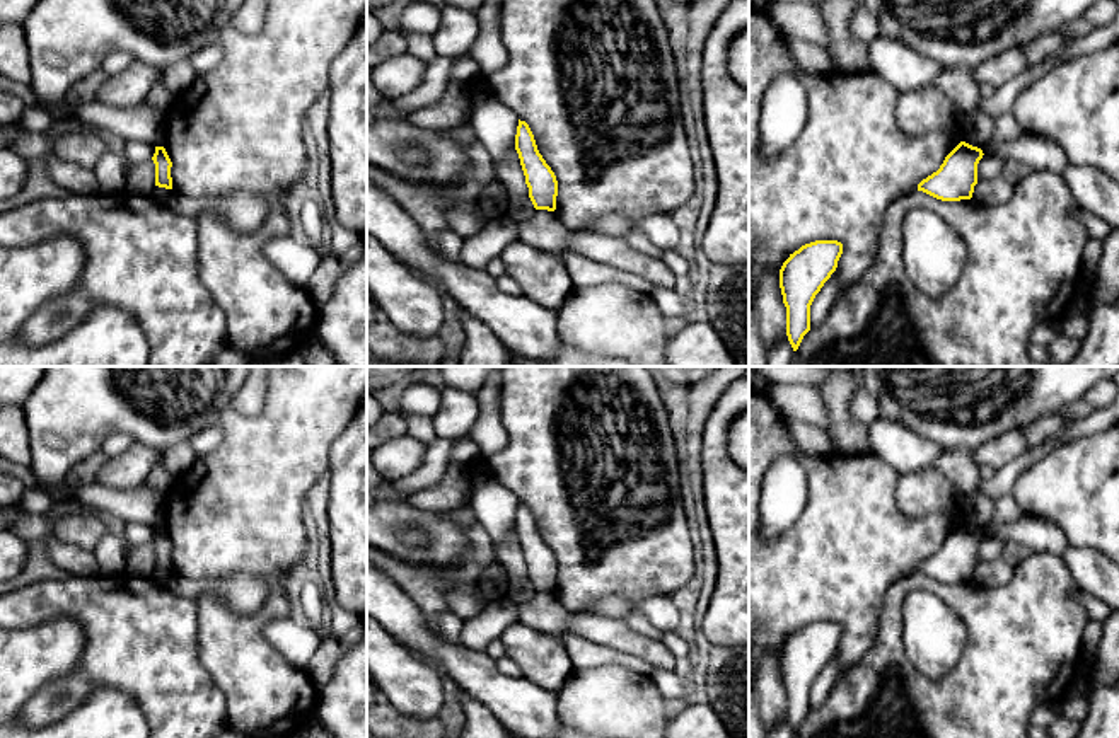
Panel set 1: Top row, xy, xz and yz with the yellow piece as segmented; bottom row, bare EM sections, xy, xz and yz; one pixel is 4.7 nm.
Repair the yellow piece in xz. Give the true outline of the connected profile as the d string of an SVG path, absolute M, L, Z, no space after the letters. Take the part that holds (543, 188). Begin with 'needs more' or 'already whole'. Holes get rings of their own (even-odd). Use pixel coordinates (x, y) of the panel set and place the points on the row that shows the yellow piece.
already whole; M519 119L515 150L529 187L529 198L536 210L556 210L558 181L551 167L537 150L534 135L525 121Z

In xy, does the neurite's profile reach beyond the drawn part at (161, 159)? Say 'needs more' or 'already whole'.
already whole

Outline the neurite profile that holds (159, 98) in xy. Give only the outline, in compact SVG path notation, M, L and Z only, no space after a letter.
M159 78L152 90L145 95L143 102L157 111L165 112L174 102L174 95L162 85Z

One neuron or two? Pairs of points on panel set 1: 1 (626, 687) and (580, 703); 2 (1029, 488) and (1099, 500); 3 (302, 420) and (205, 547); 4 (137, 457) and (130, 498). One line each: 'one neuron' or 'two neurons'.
1: one neuron
2: one neuron
3: one neuron
4: two neurons

